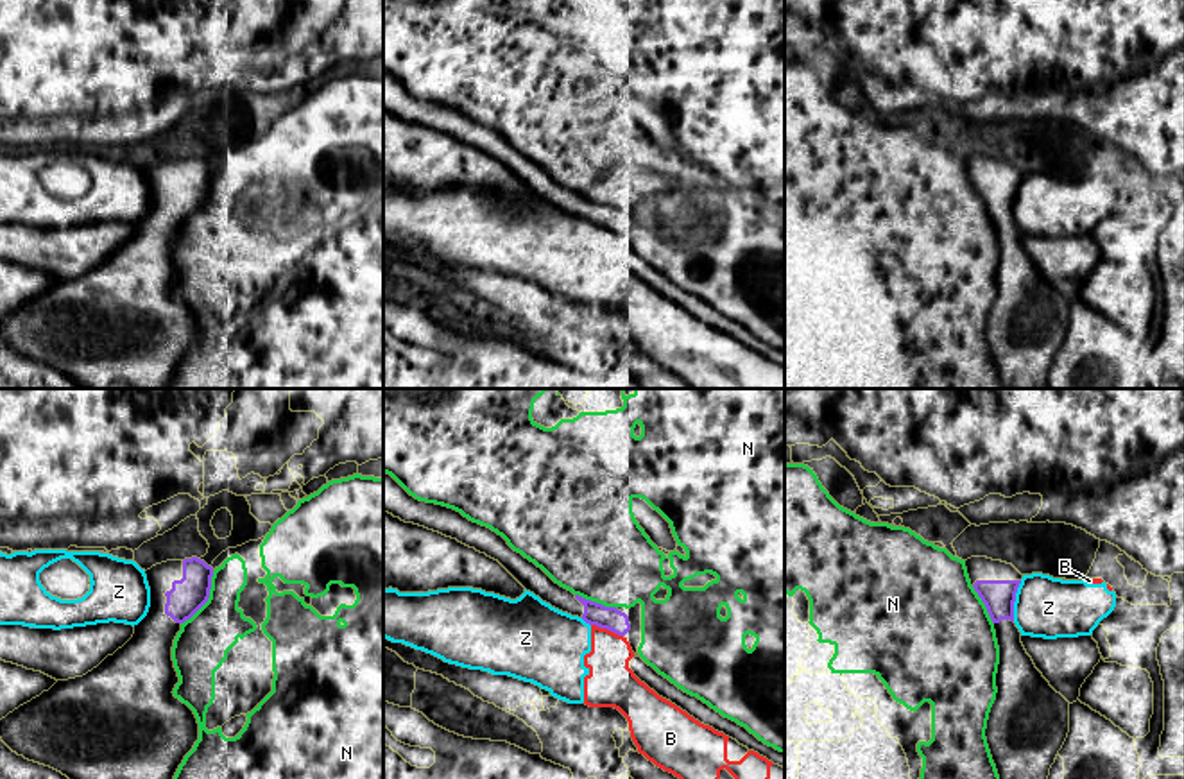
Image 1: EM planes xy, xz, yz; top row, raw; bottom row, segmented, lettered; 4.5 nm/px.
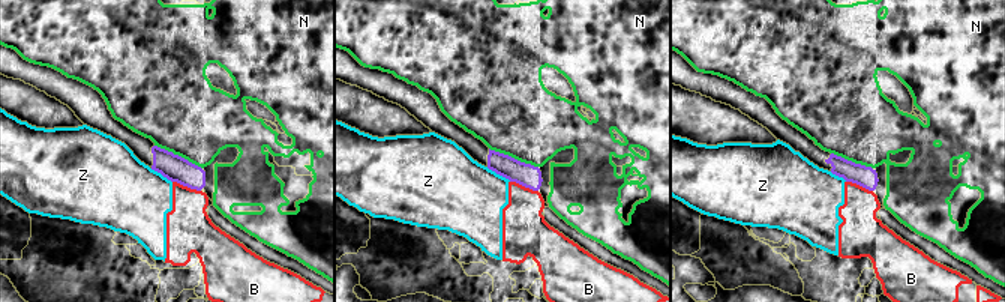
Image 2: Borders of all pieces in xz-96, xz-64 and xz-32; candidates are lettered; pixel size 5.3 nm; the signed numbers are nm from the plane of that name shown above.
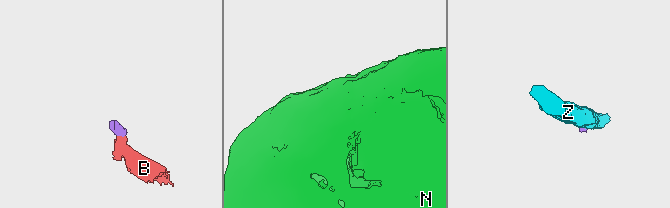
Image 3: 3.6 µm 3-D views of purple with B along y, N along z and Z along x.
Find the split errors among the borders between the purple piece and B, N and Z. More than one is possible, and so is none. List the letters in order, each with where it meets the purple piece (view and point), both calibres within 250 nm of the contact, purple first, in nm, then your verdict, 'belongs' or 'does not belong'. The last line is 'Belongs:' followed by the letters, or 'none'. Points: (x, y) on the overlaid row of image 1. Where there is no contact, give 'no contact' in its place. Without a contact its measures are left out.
B: meets purple in xz at (608, 629); 100 nm thick on the purple side, 220 nm on the other; does not belong
N: meets purple in xy at (208, 597); 160 nm thick on the purple side, 240 nm on the other; does not belong
Z: meets purple in yz at (1014, 600); 140 nm thick on the purple side, 280 nm on the other; does not belong
Belongs: none

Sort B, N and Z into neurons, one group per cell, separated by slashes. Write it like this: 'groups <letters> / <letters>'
groups B Z / N

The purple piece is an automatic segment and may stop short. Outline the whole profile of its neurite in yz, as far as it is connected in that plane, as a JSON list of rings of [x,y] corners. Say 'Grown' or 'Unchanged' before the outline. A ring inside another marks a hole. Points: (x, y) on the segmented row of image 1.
Grown. [[[987,557],[967,559],[965,568],[994,623],[1000,646],[998,693],[985,729],[1000,779],[1048,779],[1057,756],[1064,759],[1064,779],[1139,779],[1141,761],[1134,738],[1080,700],[1069,704],[1026,654],[1014,623],[1014,602],[1023,575],[1012,564]]]

